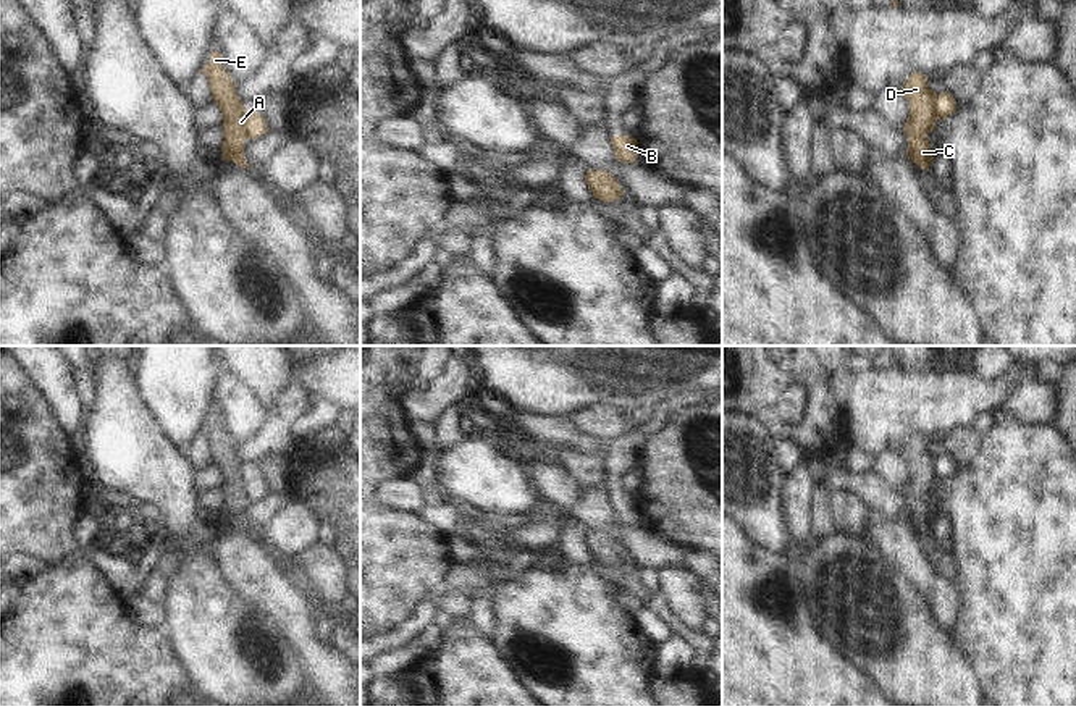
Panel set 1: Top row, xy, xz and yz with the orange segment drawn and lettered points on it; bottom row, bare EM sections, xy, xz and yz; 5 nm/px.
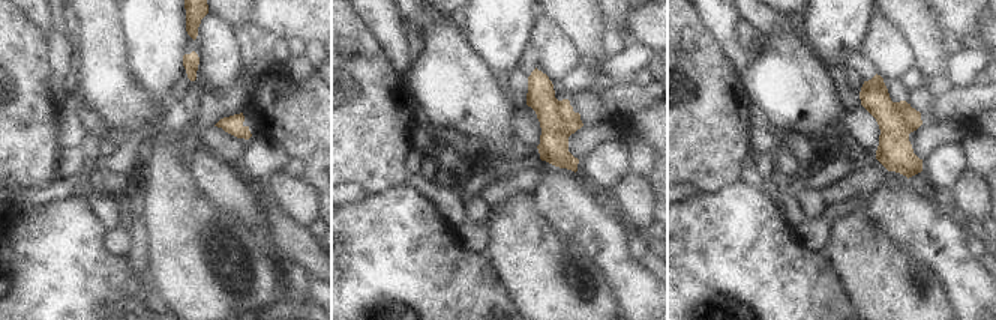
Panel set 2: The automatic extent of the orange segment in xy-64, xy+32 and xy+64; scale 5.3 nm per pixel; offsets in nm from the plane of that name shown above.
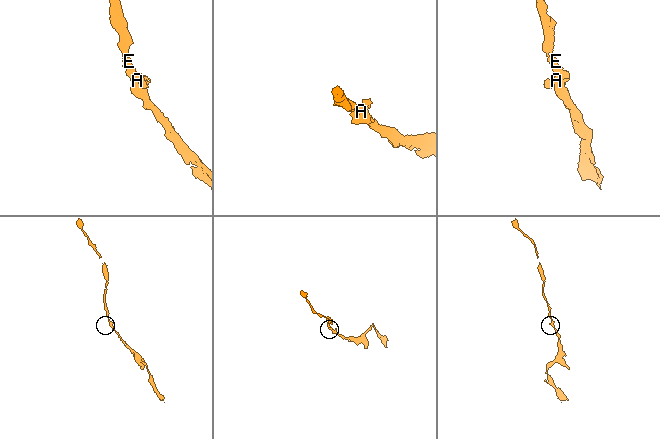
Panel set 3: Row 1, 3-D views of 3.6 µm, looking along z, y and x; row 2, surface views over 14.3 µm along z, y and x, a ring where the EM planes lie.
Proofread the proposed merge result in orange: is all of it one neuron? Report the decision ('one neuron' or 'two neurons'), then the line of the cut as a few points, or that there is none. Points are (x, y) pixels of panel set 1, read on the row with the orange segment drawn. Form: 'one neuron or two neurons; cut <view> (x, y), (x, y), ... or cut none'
one neuron; cut none

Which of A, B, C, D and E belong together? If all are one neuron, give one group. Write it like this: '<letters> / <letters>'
A B C D E

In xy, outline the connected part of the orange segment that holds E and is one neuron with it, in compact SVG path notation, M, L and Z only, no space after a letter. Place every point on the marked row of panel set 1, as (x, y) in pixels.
M215 50L210 61L200 69L208 79L212 99L223 115L225 141L221 145L223 160L233 162L242 168L252 168L244 157L247 139L268 132L265 116L258 115L255 107L242 108L242 100L236 94L236 84L221 65L221 53Z

